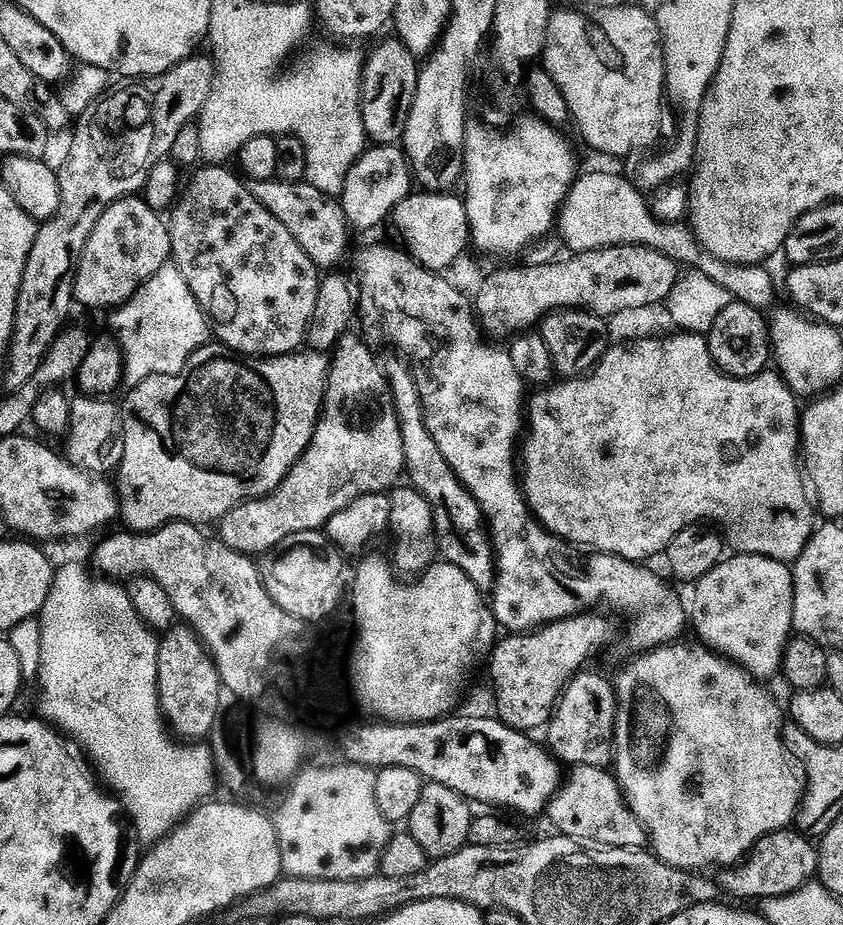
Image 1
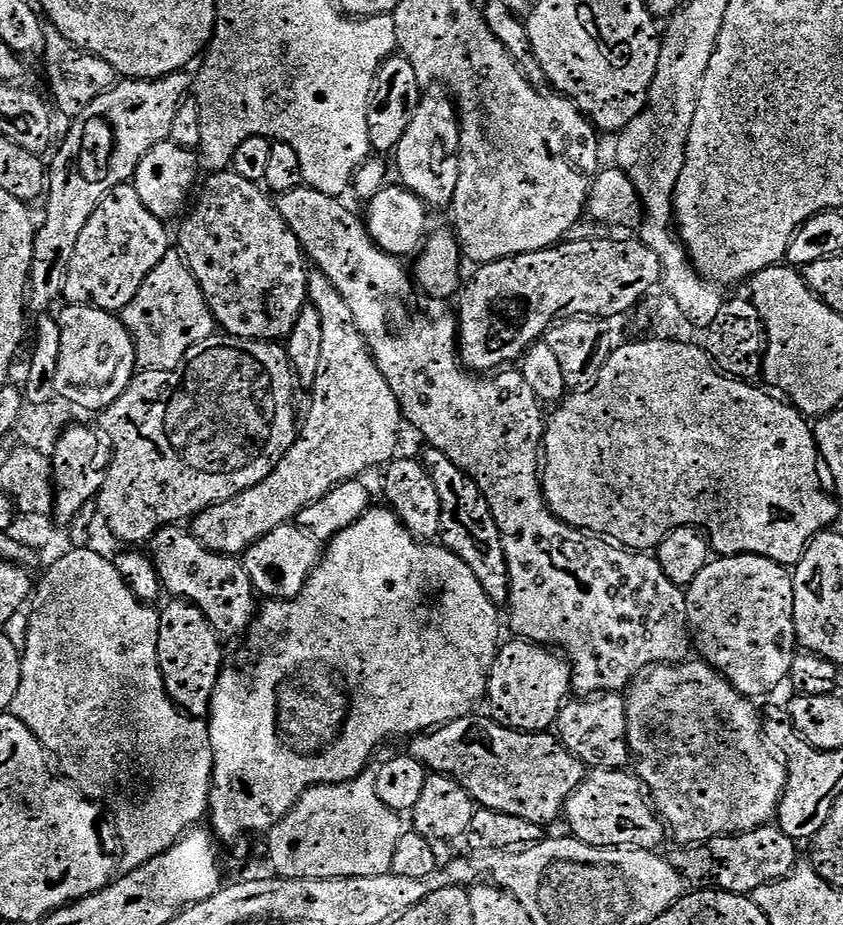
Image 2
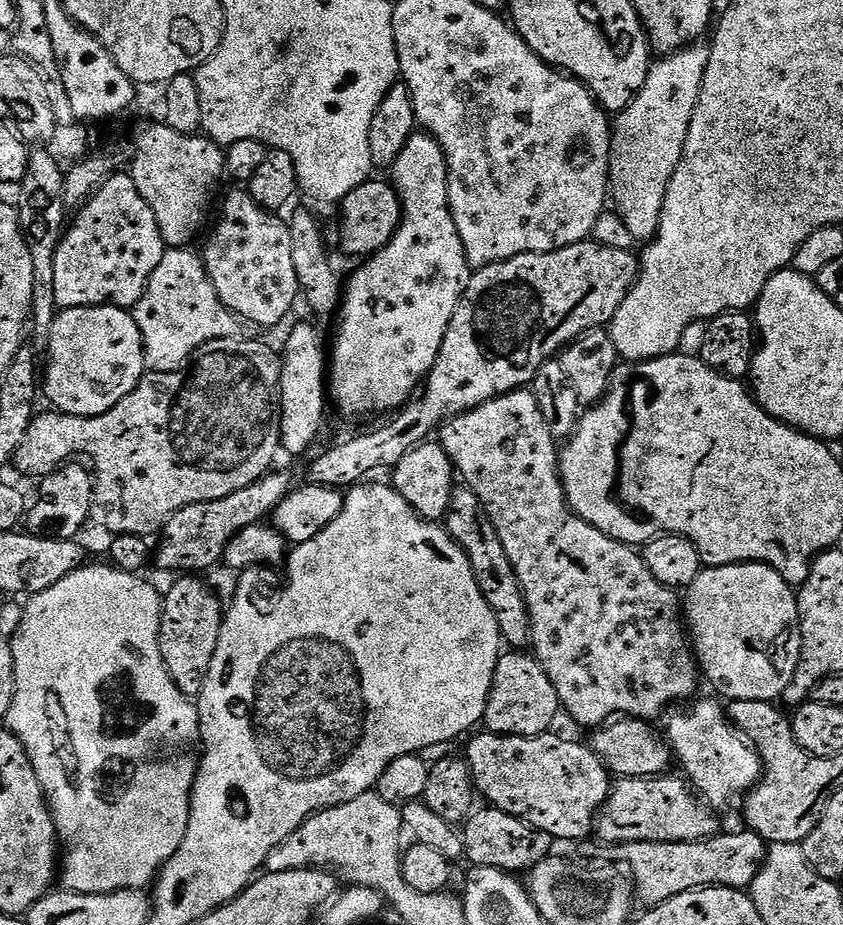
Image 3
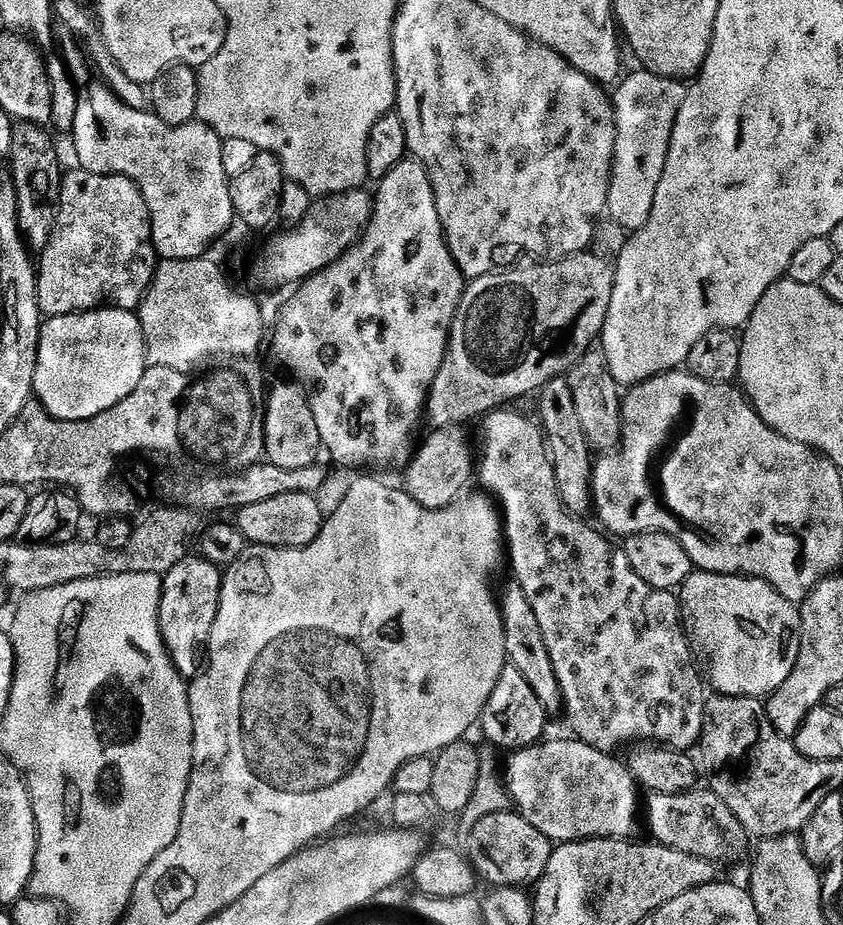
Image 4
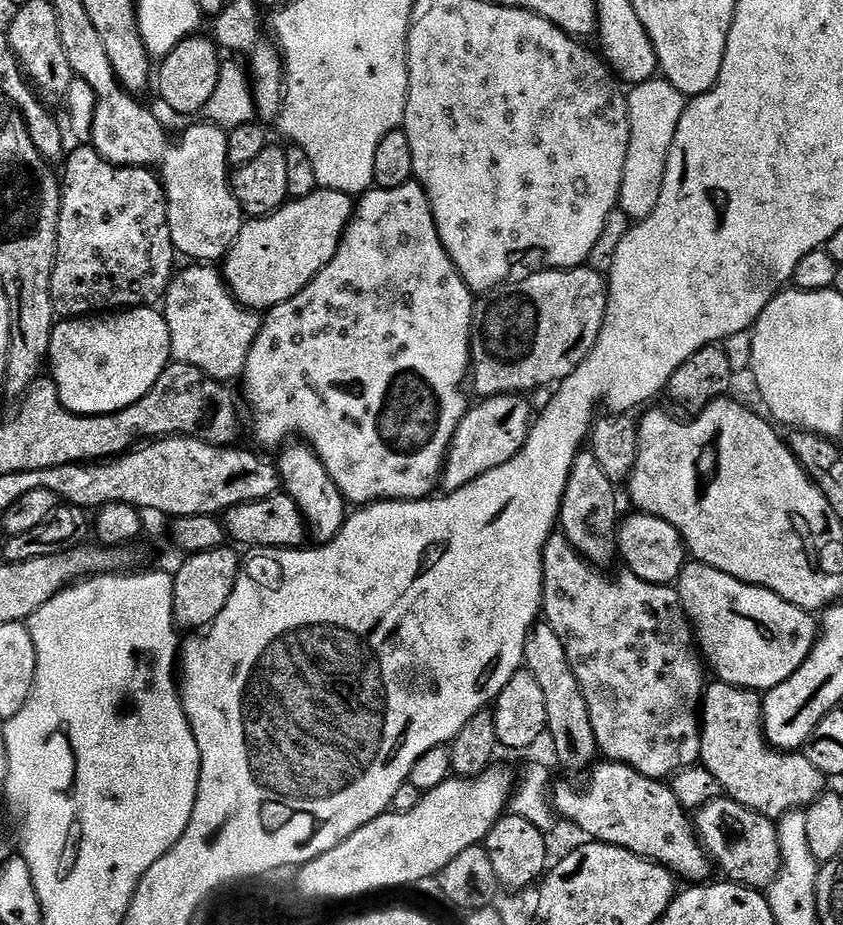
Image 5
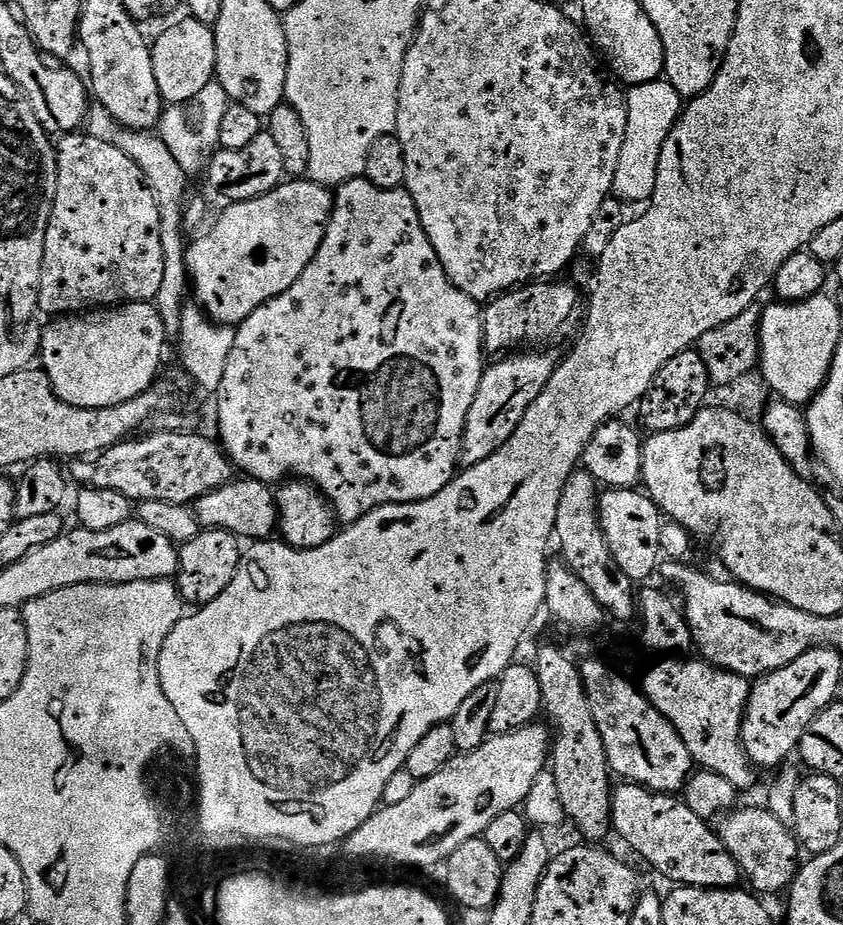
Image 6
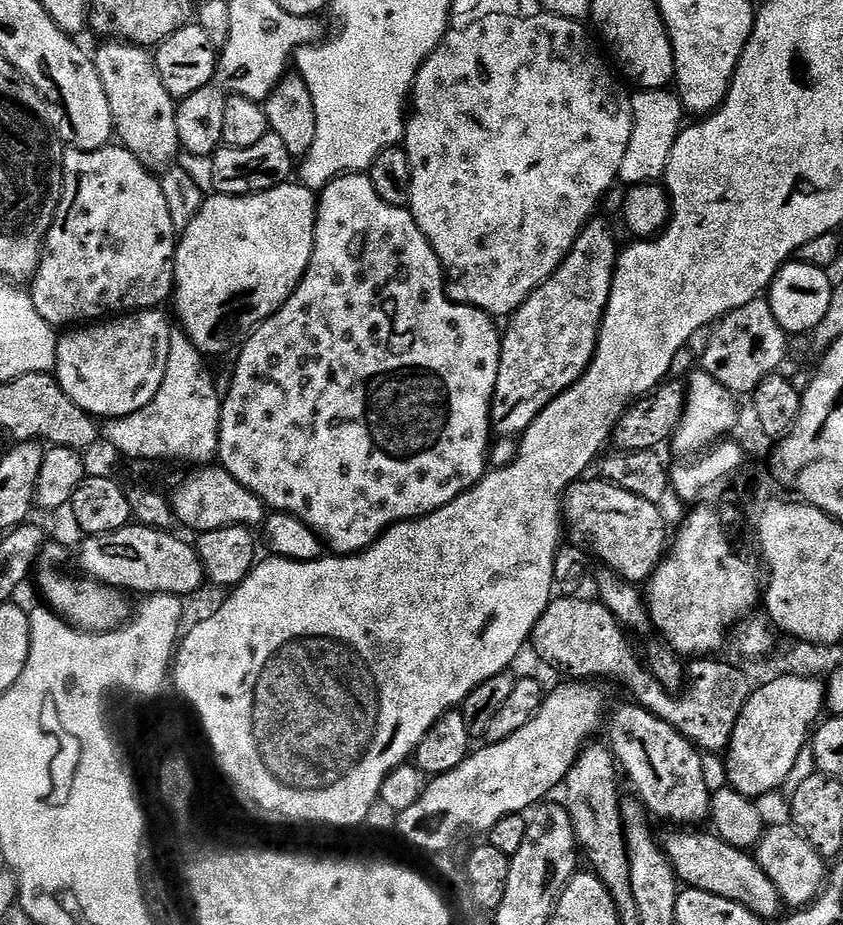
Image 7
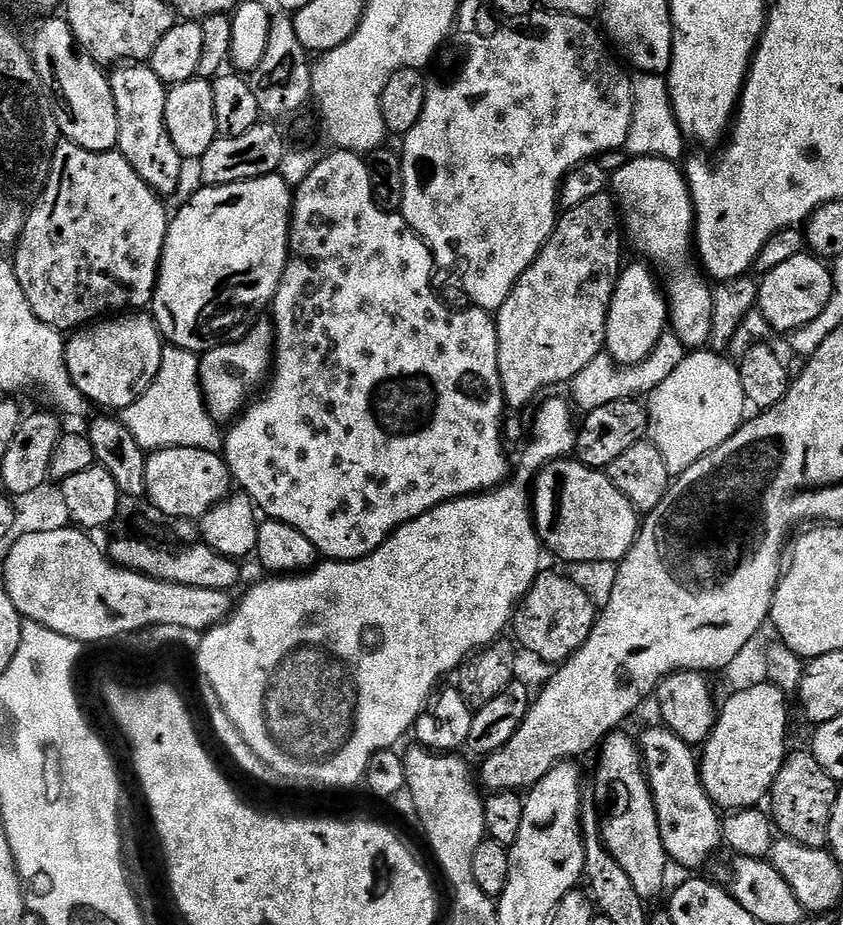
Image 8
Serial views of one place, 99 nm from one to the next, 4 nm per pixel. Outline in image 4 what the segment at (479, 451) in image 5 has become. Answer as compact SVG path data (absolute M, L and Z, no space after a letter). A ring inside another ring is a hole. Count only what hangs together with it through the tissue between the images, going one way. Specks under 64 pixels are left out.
M460 426L435 429L431 433L432 437L417 450L416 457L409 462L402 481L404 491L410 498L414 498L414 502L424 508L442 508L456 499L461 491L460 483L467 478L468 471L471 468L473 471L474 468L474 456L472 460L464 430Z

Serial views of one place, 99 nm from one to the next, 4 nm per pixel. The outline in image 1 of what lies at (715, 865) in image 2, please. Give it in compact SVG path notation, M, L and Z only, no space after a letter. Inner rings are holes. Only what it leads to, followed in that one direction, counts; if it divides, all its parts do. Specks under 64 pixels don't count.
M799 830L771 832L752 847L746 859L735 870L728 870L719 877L718 884L742 900L763 902L798 890L817 875L816 867L820 857L817 845Z

